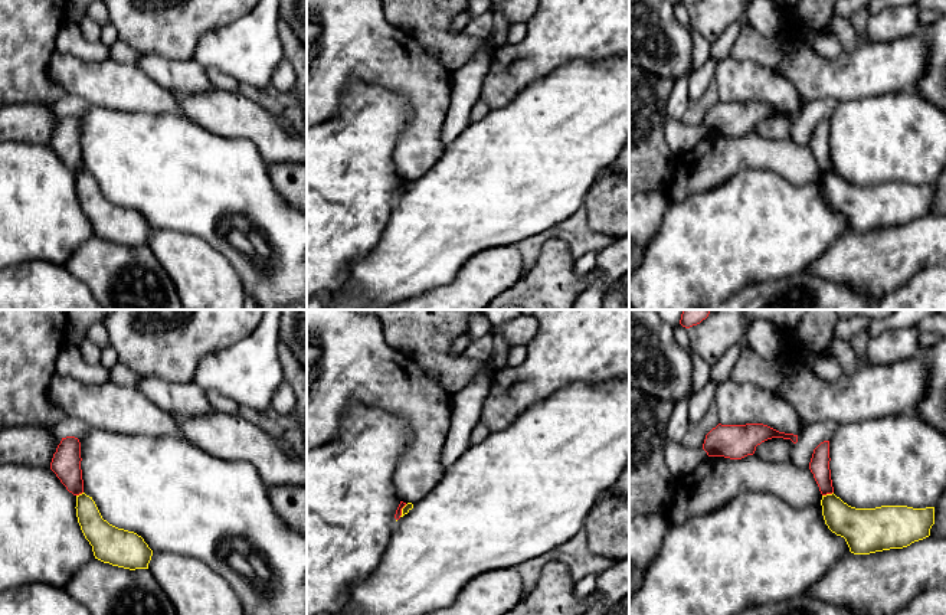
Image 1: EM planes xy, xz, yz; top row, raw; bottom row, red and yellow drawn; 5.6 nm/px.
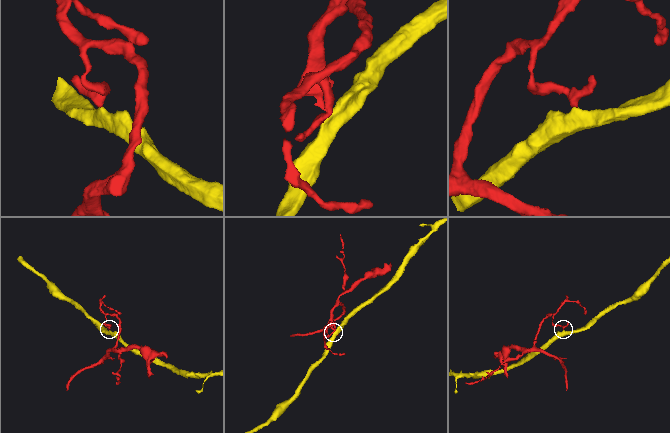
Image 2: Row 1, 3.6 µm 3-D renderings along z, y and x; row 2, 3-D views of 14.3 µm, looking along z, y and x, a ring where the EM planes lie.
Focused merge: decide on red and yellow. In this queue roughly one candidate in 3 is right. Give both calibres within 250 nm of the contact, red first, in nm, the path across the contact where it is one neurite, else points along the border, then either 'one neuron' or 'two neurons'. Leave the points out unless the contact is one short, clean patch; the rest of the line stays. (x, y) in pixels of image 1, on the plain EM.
calibres 110 and 200 nm; border yz (832, 169), (822, 173); two neurons

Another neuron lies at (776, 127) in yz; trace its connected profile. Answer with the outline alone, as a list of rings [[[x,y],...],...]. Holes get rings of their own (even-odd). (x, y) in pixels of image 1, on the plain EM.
[[[772,115],[756,124],[754,131],[769,140],[790,138],[795,121],[790,117]]]

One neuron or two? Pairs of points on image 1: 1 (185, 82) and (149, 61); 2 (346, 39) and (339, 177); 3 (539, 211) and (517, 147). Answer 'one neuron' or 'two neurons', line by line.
1: one neuron
2: two neurons
3: one neuron

